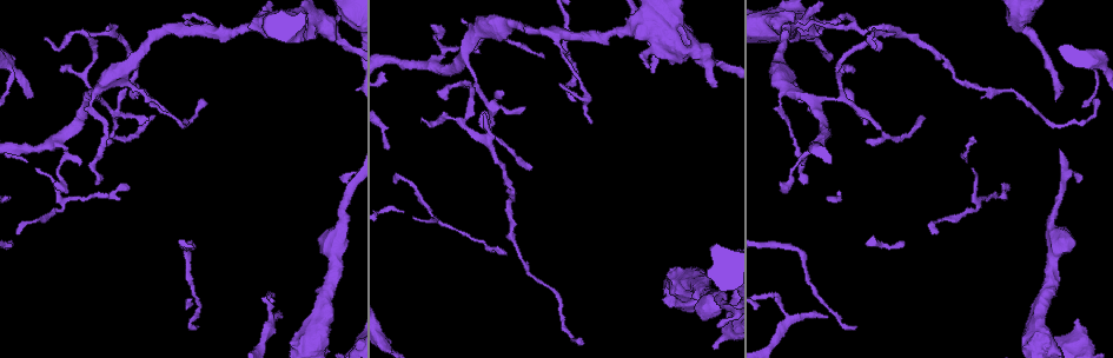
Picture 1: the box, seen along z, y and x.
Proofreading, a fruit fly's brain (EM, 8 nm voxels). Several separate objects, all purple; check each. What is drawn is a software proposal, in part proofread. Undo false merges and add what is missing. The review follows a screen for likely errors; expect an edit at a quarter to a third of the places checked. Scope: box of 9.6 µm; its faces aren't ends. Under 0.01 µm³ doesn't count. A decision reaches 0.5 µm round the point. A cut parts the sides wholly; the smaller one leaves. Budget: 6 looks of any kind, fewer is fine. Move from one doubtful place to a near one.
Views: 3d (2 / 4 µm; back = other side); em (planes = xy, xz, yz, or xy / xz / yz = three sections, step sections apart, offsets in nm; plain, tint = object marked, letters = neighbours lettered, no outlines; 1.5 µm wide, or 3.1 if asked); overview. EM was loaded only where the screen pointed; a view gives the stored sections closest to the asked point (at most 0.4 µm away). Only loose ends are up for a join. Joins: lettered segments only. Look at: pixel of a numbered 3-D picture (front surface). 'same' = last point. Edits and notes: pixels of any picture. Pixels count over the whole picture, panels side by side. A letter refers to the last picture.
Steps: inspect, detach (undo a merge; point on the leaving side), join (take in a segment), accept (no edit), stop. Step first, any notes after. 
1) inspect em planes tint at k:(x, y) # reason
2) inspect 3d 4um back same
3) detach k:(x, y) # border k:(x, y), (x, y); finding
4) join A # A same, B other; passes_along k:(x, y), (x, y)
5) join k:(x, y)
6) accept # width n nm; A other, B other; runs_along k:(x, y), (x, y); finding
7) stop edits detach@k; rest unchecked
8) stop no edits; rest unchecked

inspect em planes tint at 1:(129, 189) # an open end

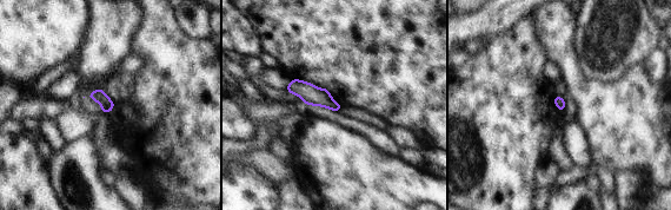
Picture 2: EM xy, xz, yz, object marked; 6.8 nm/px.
inspect em planes letters same

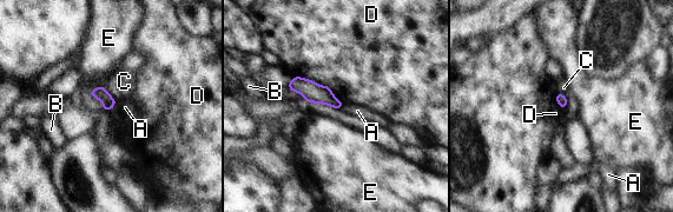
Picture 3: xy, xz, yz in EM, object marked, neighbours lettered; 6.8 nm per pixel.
join A # A same, B other, C other, D other, E other; passes_along 3:(100, 93), (114, 104), (125, 107); the neuron continues

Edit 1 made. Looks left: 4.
inspect em planes tint at 1:(469, 24)

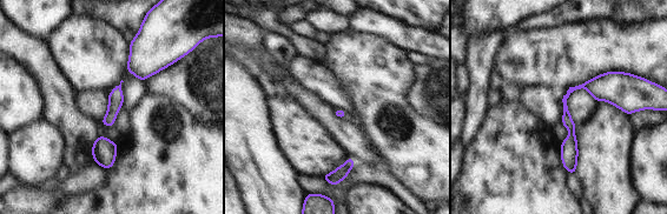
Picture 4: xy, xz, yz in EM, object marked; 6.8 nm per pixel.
inspect em planes letters same # what lies round it

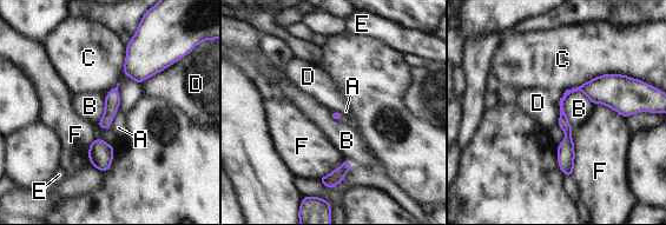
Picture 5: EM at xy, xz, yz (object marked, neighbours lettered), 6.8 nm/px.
accept # width 60 nm; A other, B other, C other, D other, E other, F other; border 5:(172, 63), (138, 84); all the same neuron

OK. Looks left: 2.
stop edits join@3; rest unchecked

